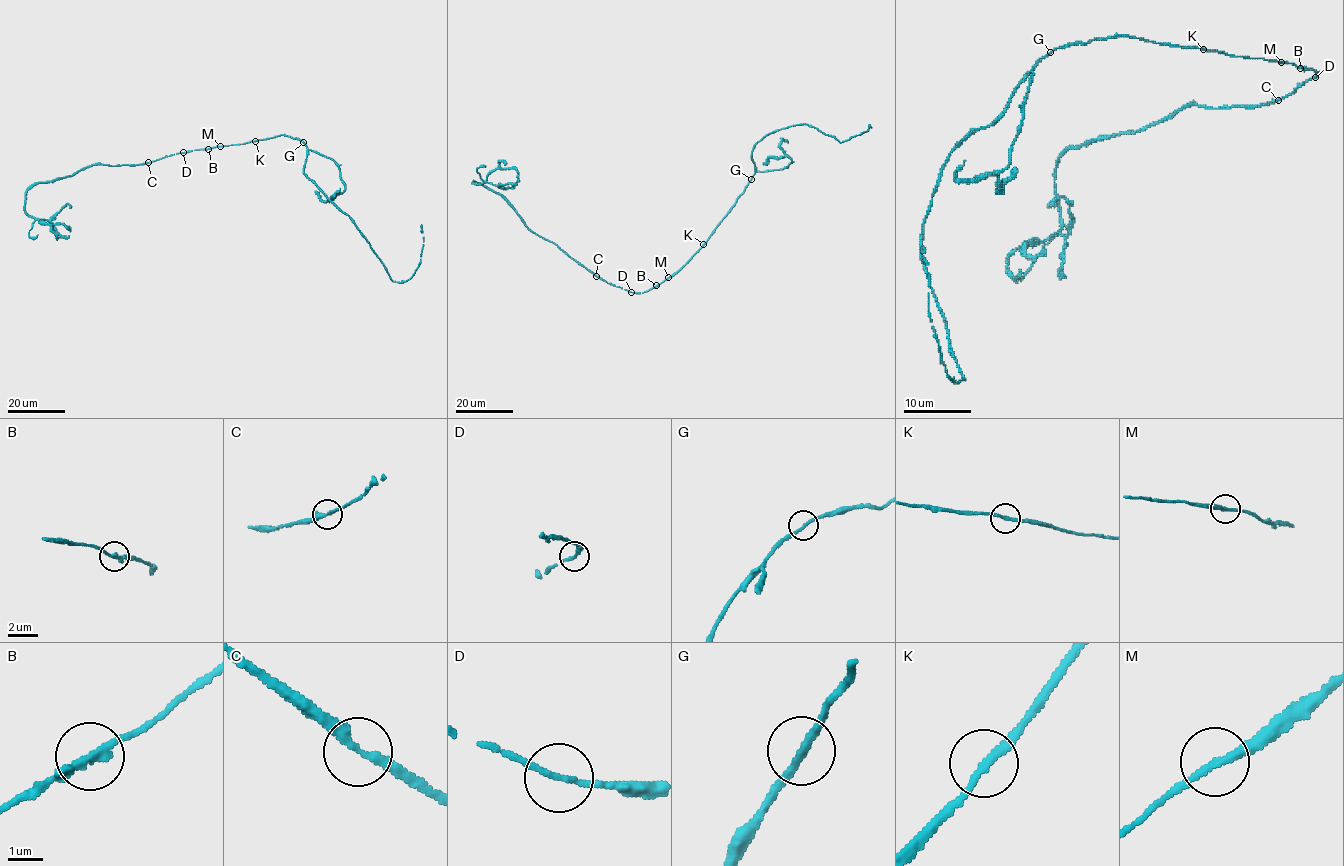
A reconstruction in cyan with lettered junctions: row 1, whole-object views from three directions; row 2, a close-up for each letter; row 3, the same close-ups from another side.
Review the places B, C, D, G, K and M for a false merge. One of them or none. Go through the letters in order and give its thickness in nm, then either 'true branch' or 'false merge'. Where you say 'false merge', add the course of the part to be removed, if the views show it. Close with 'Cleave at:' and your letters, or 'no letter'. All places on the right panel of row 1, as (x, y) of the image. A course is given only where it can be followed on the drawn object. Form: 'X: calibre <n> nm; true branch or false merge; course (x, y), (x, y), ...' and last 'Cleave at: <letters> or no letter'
B: calibre 240 nm; true branch
C: calibre 240 nm; true branch
D: calibre 180 nm; true branch
G: calibre 220 nm; true branch
K: calibre 190 nm; true branch
M: calibre 200 nm; true branch
Cleave at: no letter

